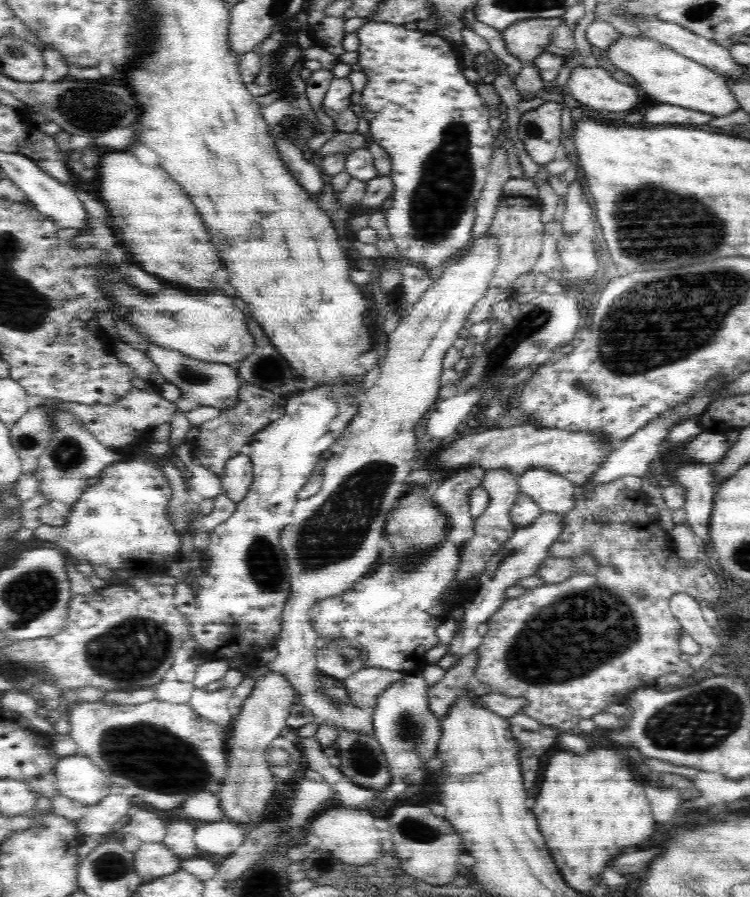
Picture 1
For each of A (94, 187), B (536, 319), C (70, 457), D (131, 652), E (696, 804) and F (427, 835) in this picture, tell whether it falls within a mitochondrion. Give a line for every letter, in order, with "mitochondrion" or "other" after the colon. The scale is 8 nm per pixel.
A: other
B: mitochondrion
C: mitochondrion
D: mitochondrion
E: other
F: mitochondrion

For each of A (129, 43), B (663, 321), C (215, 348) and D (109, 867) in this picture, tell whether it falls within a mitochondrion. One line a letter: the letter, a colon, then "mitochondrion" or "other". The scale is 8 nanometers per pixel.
A: mitochondrion
B: mitochondrion
C: mitochondrion
D: mitochondrion

